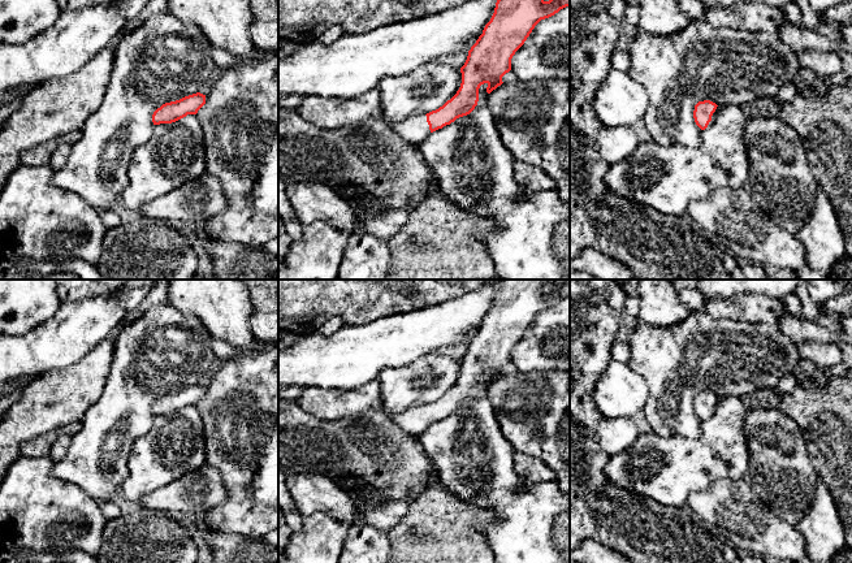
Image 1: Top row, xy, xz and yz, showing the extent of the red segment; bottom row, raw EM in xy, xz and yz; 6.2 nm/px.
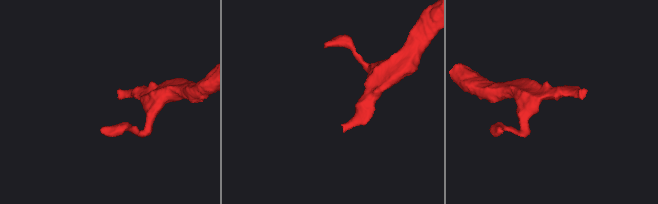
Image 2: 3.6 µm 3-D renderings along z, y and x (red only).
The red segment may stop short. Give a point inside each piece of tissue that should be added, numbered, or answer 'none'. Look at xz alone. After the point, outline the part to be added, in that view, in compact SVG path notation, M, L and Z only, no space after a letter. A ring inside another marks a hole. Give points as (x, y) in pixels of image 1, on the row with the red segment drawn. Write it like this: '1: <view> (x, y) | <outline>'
1: xz (415, 129) | M425 114L410 117L407 120L388 124L401 137L419 146L431 134Z

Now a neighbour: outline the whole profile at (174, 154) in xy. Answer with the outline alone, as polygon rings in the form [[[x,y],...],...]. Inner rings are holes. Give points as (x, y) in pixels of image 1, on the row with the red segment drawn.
[[[196,114],[155,125],[151,138],[137,147],[121,202],[138,212],[146,203],[206,173],[204,133]]]

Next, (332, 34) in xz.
[[[334,25],[329,29],[326,29],[323,34],[320,34],[316,39],[316,42],[320,42],[323,44],[332,44],[336,40],[338,40],[342,35],[345,35],[345,30],[341,25]]]

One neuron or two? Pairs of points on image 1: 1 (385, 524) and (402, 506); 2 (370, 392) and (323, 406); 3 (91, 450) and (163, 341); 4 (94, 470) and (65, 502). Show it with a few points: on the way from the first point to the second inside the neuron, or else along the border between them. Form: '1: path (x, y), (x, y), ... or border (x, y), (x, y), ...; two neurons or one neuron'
1: path (388, 520), (398, 510); one neuron
2: path (358, 401), (334, 403); one neuron
3: path (113, 423), (124, 412), (143, 368); one neuron
4: border (52, 470), (55, 477), (74, 484), (98, 503); two neurons

